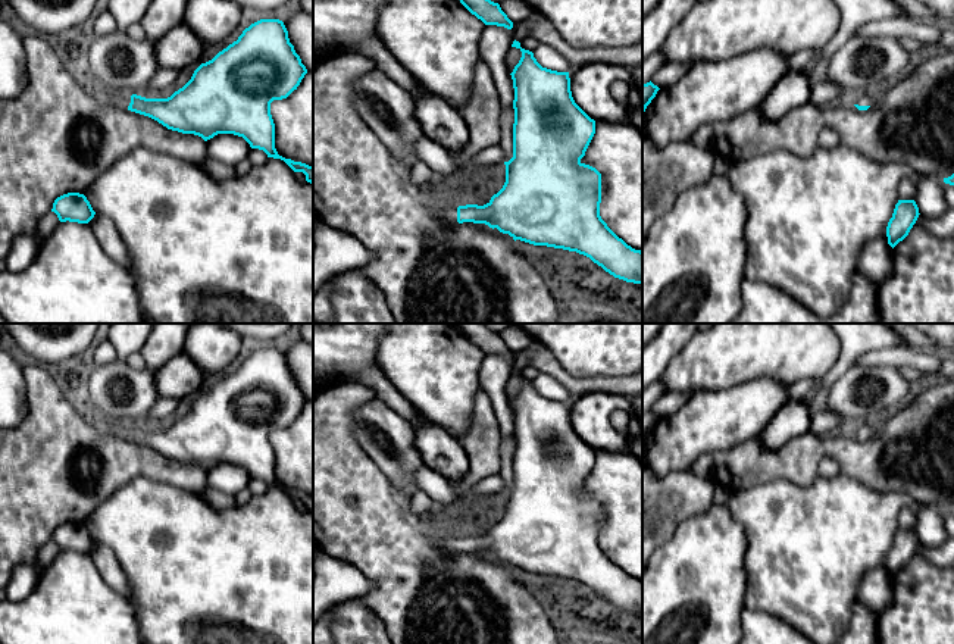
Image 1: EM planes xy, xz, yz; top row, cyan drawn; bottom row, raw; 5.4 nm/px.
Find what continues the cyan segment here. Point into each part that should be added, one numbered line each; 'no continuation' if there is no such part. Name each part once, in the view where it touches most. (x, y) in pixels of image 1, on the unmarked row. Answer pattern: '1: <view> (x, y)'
1: yz (868, 427)

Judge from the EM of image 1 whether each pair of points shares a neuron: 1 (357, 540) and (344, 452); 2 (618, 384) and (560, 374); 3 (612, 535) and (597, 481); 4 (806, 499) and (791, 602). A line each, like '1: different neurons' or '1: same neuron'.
1: same neuron
2: same neuron
3: same neuron
4: same neuron

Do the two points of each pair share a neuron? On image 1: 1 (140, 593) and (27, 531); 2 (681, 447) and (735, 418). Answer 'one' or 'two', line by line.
1: two
2: one

